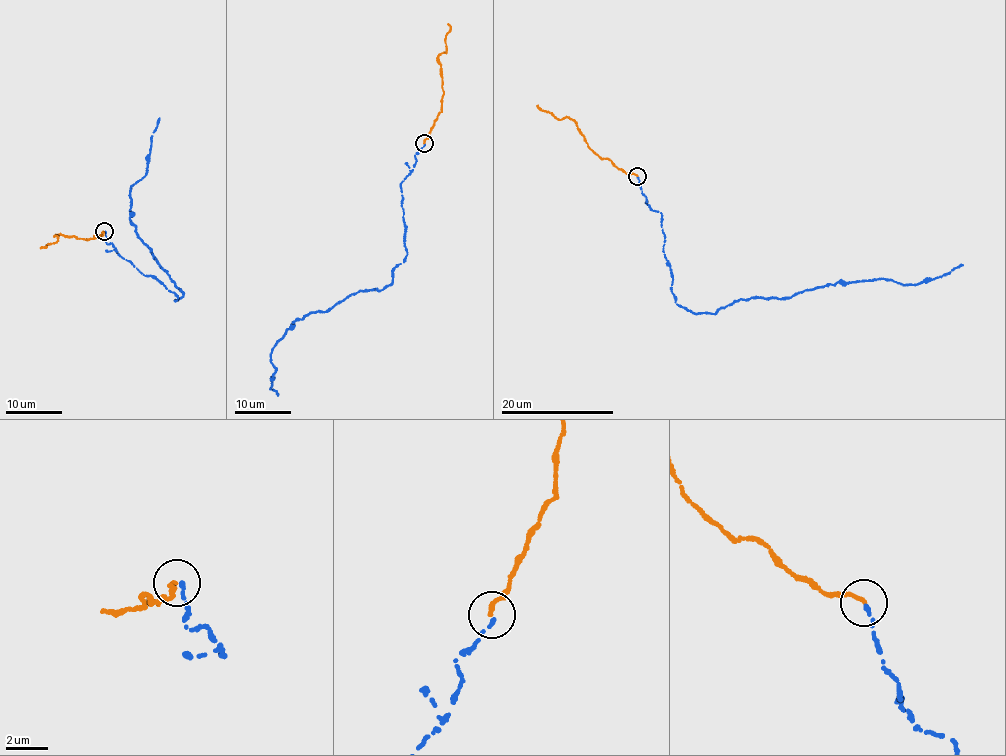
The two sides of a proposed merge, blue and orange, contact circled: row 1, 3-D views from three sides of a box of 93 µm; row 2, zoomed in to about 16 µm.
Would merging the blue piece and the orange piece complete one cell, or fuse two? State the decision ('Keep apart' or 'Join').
Join

